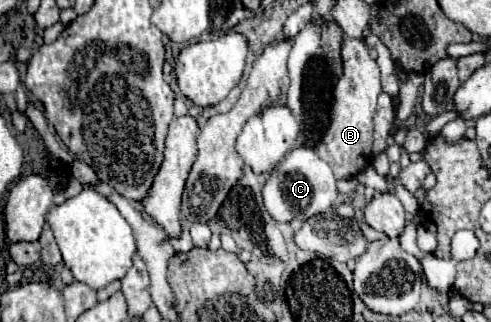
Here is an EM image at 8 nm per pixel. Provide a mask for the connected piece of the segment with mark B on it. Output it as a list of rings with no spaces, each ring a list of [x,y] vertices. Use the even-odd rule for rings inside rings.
[[[344,38],[341,58],[344,62],[344,74],[334,88],[330,128],[322,142],[316,146],[316,152],[330,164],[336,178],[352,178],[372,162],[372,118],[376,112],[376,98],[382,88],[378,64],[370,58],[370,48],[364,44],[364,40]]]

